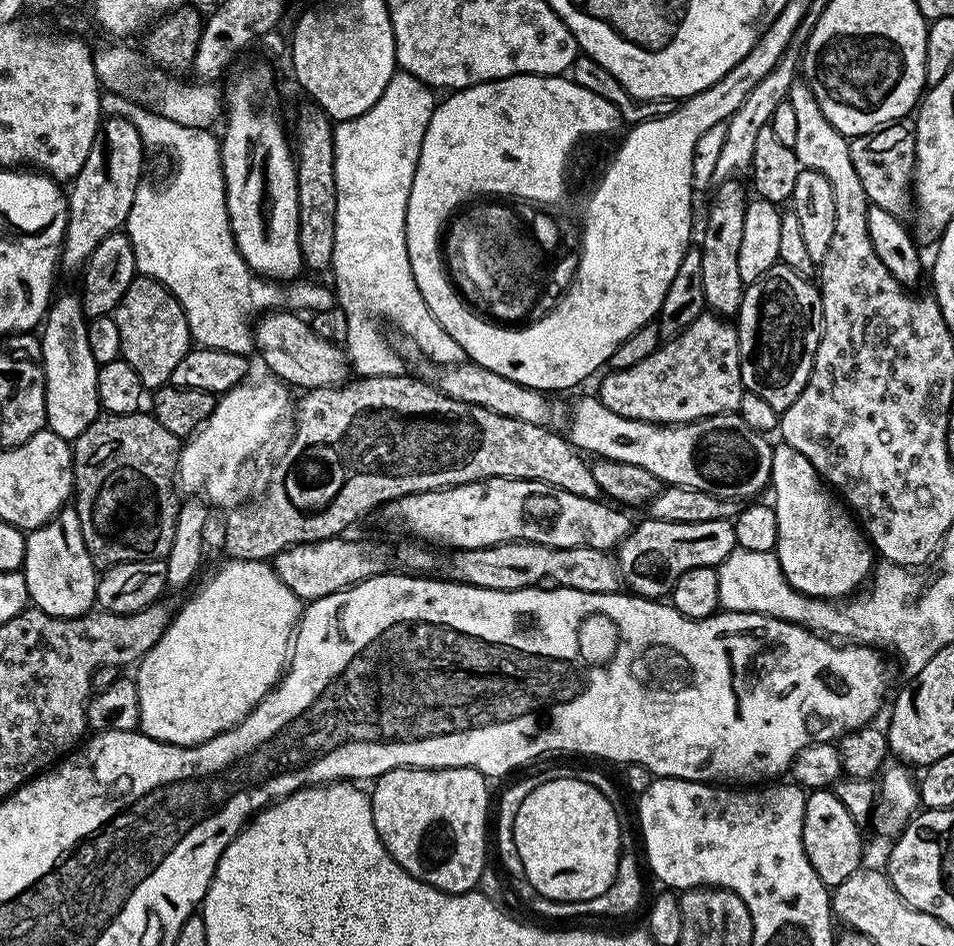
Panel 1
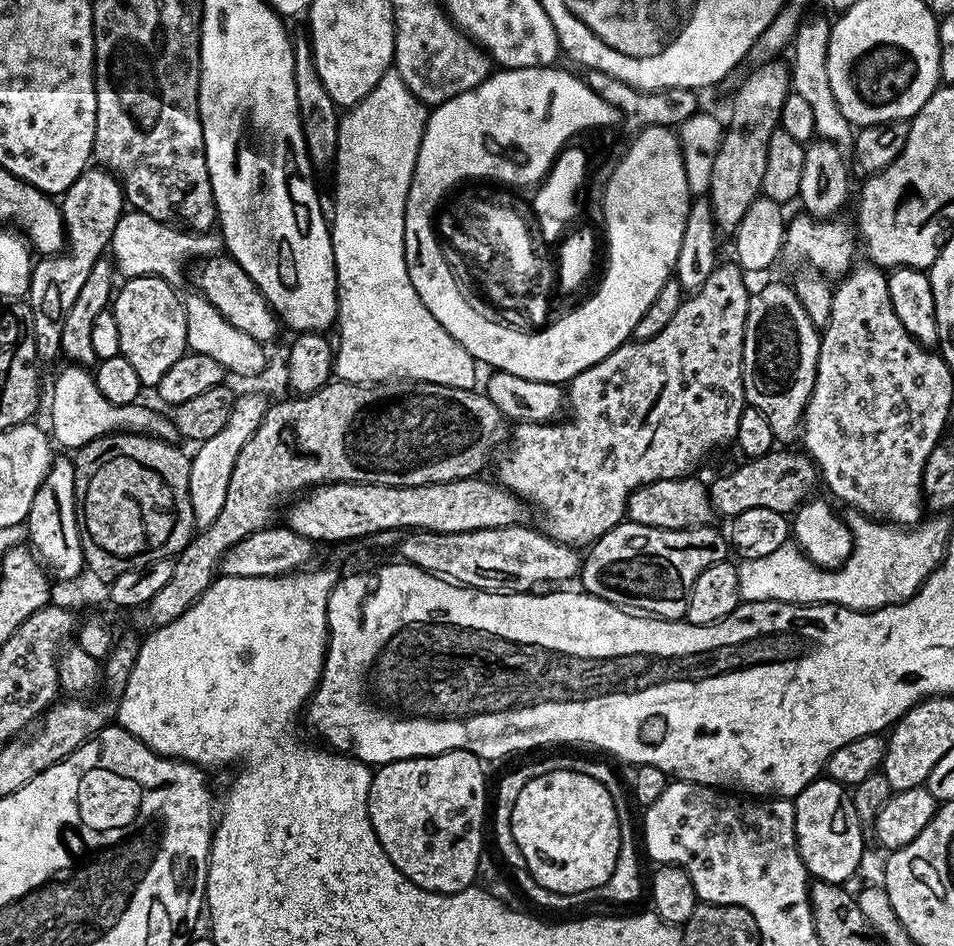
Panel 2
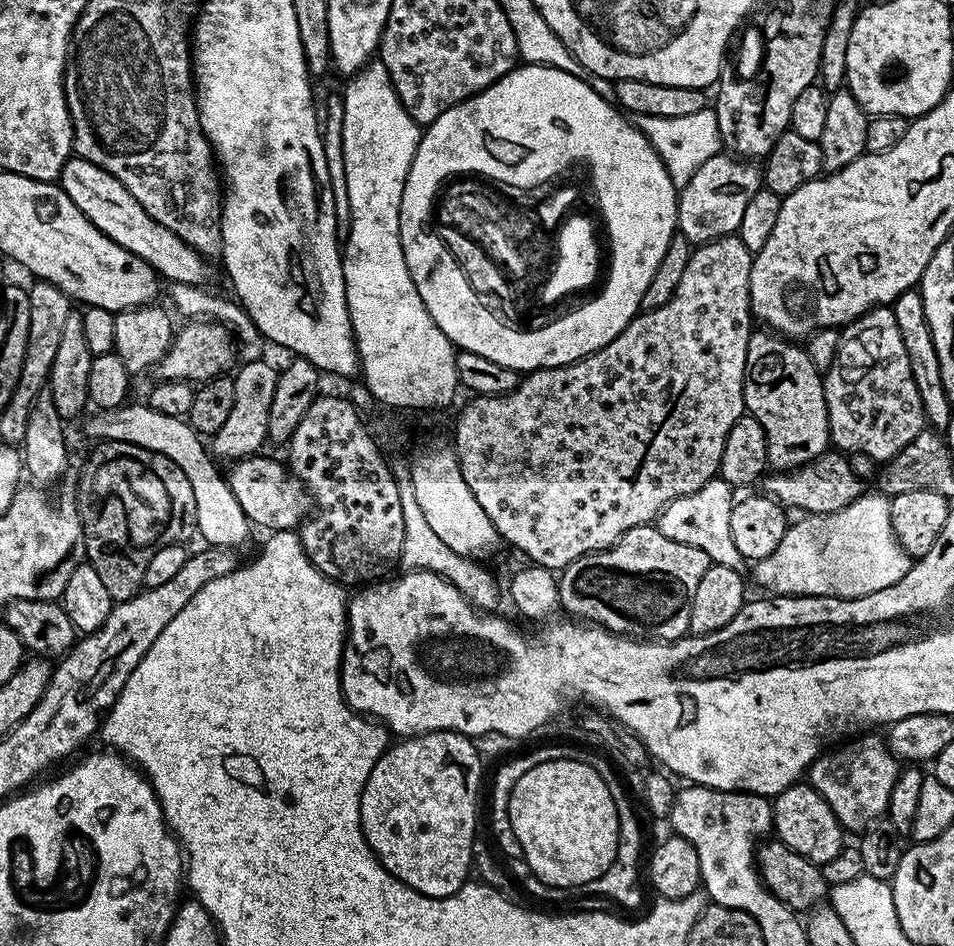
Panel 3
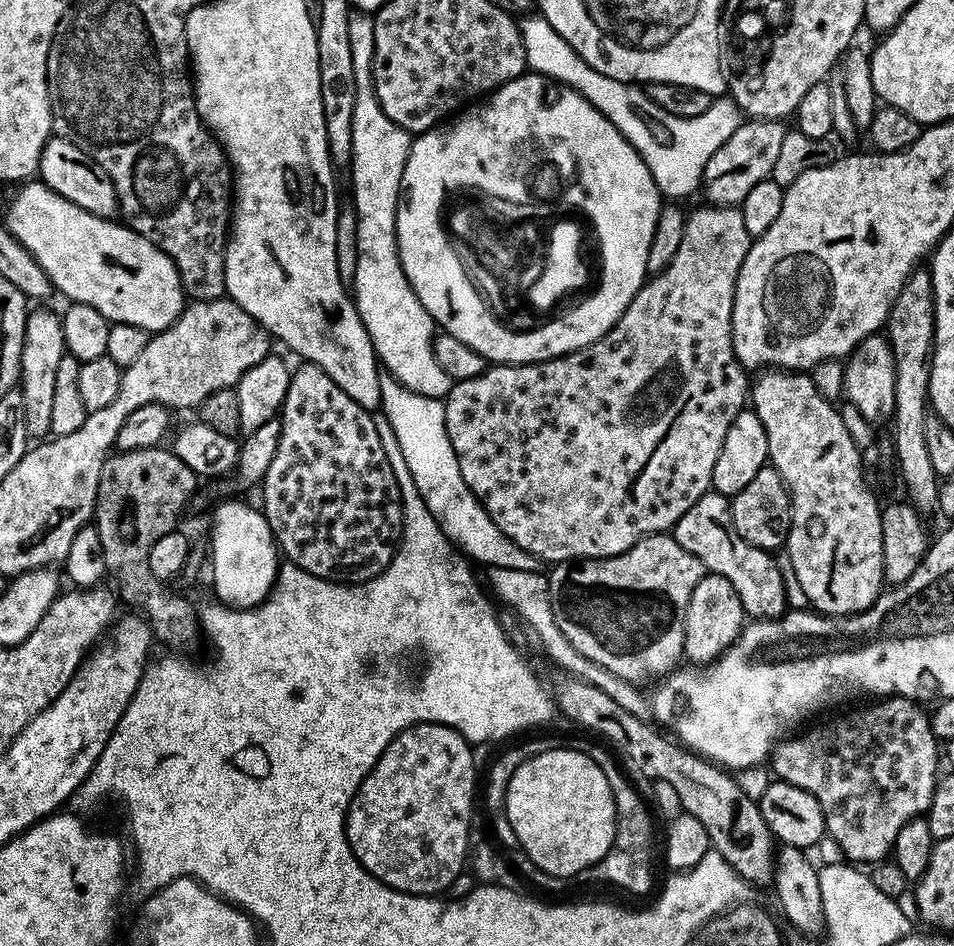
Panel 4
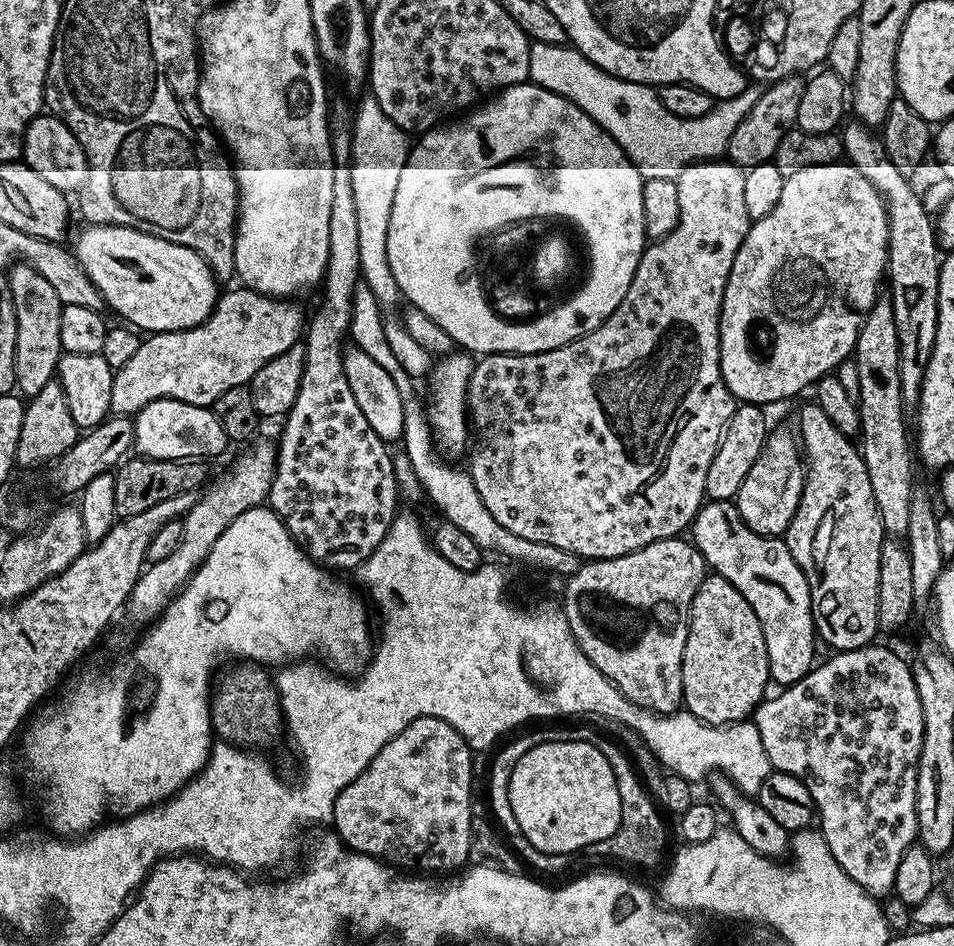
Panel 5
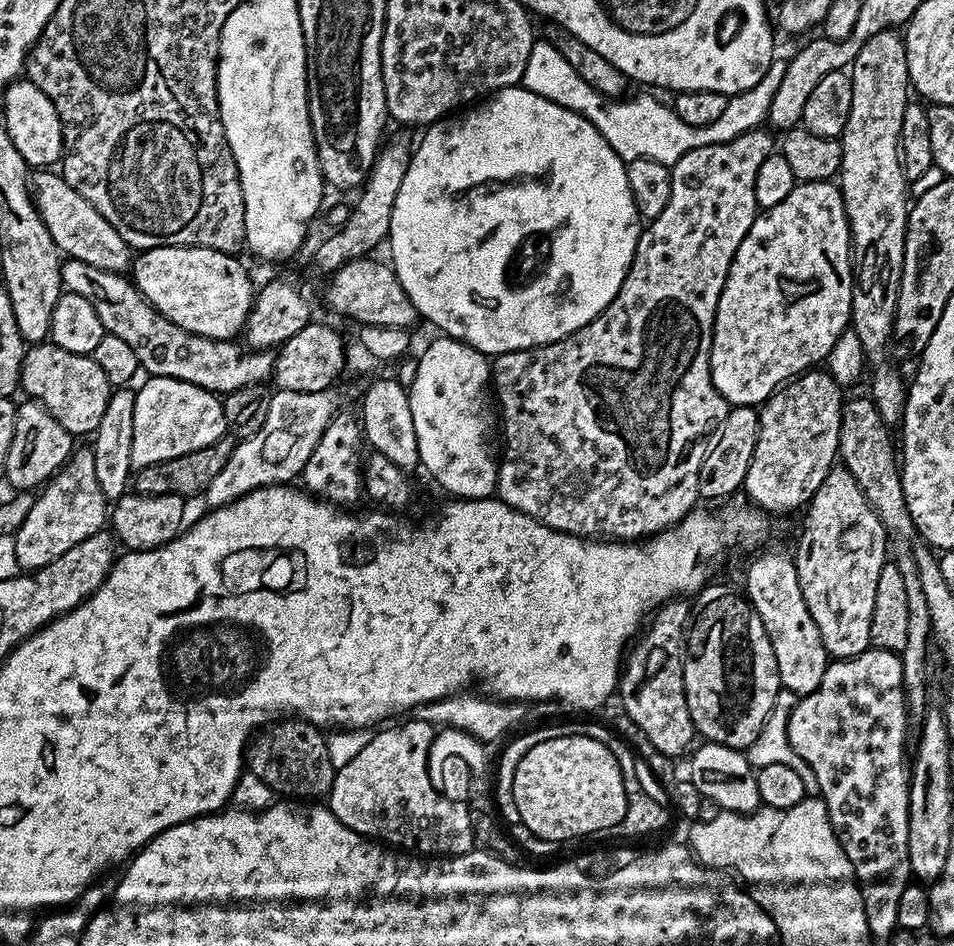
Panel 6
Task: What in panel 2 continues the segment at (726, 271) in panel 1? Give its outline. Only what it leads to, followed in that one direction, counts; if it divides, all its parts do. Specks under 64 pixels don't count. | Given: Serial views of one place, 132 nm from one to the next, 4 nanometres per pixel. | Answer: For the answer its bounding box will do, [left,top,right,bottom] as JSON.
[706,58,790,233]

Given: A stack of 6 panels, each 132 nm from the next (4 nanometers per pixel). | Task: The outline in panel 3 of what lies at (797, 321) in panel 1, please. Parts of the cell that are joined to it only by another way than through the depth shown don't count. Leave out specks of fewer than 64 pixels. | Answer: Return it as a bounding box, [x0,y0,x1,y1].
[744,330,829,472]

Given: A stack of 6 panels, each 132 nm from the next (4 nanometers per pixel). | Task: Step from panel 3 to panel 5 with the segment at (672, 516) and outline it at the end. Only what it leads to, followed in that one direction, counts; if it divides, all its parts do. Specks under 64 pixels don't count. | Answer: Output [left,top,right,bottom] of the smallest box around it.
[690,500,818,686]

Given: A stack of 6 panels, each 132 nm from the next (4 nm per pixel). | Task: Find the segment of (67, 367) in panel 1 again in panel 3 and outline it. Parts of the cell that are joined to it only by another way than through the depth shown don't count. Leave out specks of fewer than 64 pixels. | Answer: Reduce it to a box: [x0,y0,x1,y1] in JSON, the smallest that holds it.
[88,402,250,549]

